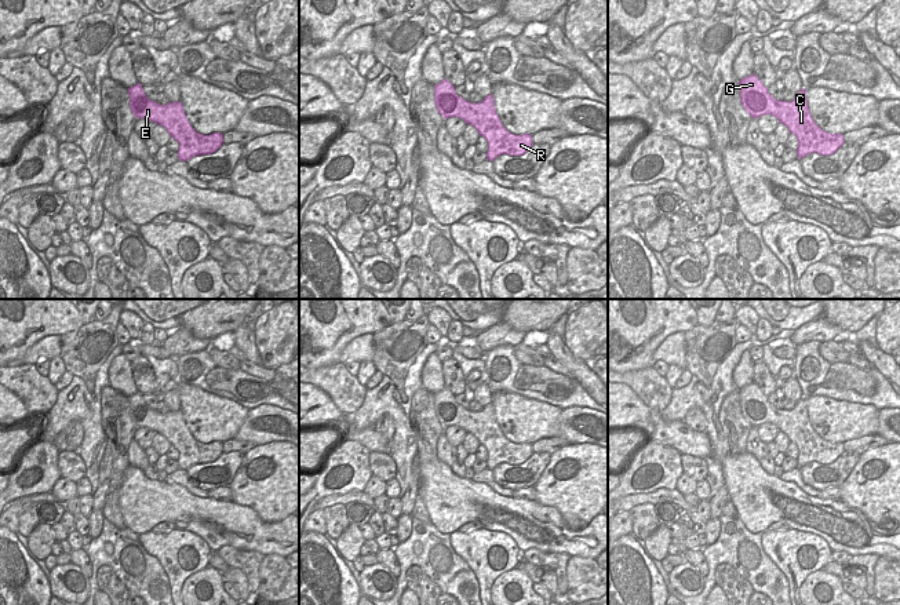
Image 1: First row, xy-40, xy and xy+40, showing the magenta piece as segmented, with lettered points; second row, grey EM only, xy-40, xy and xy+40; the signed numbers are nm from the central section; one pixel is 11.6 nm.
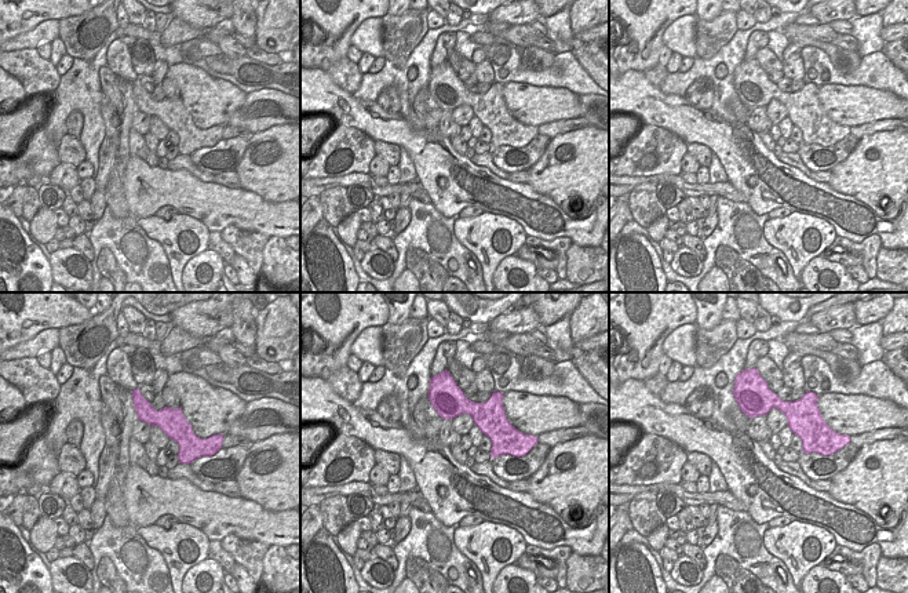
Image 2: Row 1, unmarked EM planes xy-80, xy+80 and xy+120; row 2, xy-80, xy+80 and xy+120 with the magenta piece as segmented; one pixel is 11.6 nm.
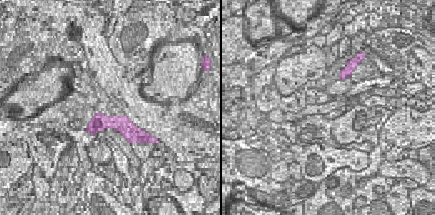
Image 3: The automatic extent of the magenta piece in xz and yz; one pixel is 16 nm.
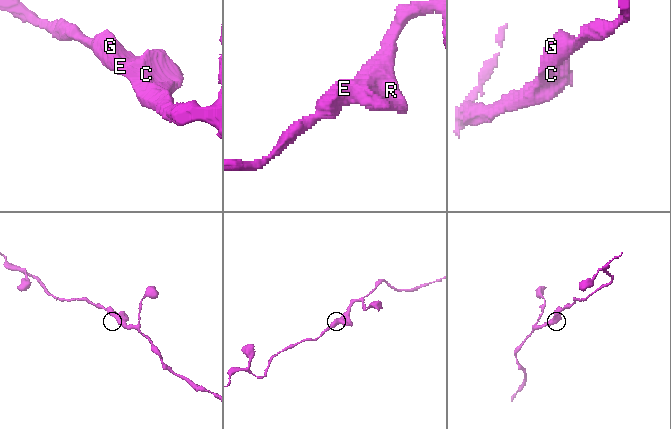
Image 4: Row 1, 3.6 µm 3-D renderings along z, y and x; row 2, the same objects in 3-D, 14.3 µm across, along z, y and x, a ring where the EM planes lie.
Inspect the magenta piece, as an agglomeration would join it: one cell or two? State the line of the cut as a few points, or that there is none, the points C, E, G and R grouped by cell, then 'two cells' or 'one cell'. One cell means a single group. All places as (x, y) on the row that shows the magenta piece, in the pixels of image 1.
cut none; groups C E G R; one cell

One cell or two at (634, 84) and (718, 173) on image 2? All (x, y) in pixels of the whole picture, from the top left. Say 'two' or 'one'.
two

